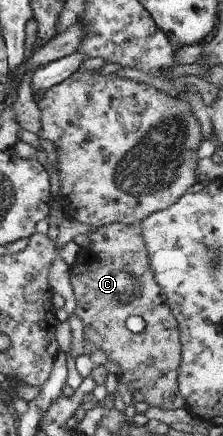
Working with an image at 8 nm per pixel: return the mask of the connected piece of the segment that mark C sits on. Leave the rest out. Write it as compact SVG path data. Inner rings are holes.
M112 223L88 232L86 236L90 238L90 244L80 248L74 264L70 266L70 285L77 305L74 314L82 320L84 340L93 345L92 351L102 350L109 362L118 364L118 380L132 394L130 402L145 402L166 410L186 407L177 381L182 350L181 332L176 318L167 311L168 300L154 278L141 225ZM132 315L140 316L146 322L145 328L139 333L132 333L126 327L126 319Z

